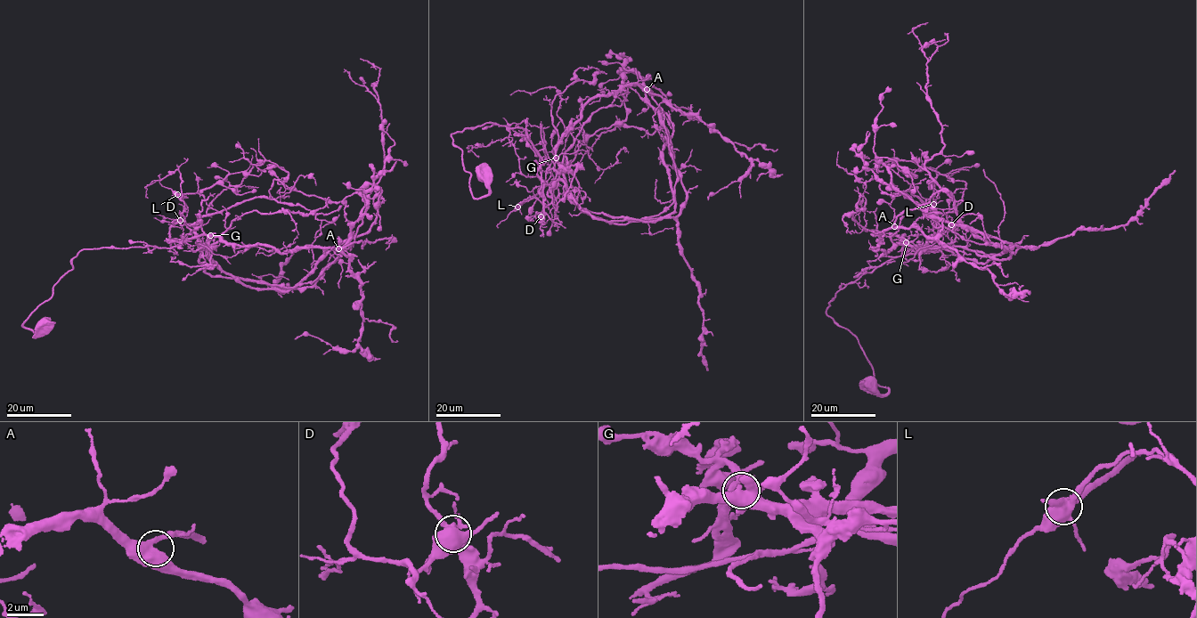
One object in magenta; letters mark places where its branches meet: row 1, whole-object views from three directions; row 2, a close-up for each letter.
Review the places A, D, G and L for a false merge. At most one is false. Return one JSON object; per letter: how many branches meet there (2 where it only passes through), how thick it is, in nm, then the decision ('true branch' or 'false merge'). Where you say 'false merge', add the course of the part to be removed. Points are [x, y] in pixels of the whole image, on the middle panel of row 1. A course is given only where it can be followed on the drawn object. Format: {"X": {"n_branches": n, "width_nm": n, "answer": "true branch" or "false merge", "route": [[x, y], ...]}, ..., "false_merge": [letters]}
{"A": {"n_branches": 4, "width_nm": 440, "answer": "true branch"}, "D": {"n_branches": 6, "width_nm": 550, "answer": "false merge", "route": [[540, 215], [559, 179], [608, 215], [648, 221], [673, 201], [660, 109], [651, 134], [575, 128], [561, 152]]}, "G": {"n_branches": 5, "width_nm": 550, "answer": "true branch"}, "L": {"n_branches": 5, "width_nm": 550, "answer": "true branch"}, "false_merge": ["D"]}

